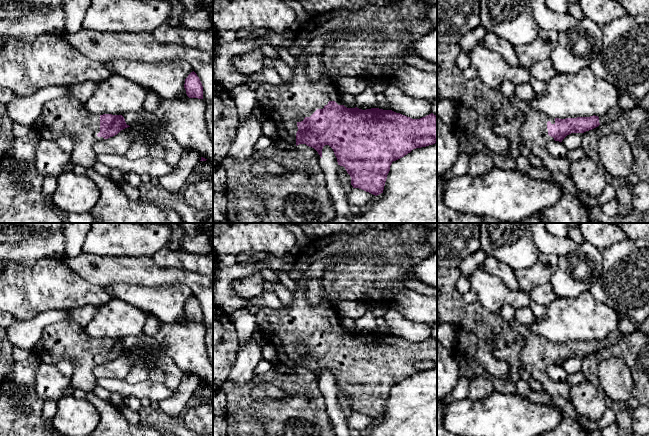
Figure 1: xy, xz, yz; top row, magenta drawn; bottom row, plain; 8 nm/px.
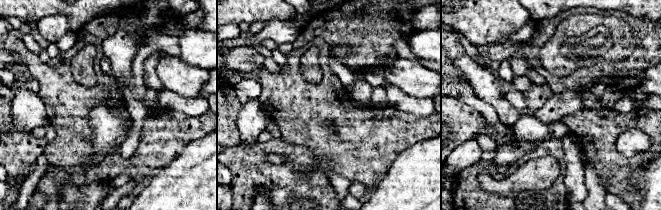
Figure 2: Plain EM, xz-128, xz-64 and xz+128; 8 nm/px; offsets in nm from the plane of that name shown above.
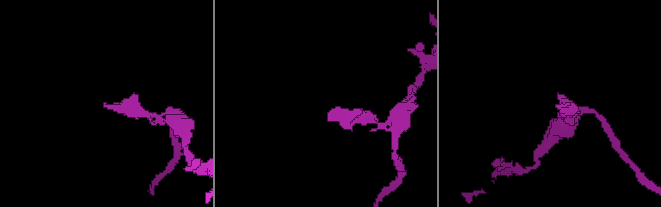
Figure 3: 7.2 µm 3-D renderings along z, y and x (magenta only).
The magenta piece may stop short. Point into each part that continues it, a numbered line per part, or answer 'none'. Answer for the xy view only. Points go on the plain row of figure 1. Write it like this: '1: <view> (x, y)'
1: xy (65, 340)

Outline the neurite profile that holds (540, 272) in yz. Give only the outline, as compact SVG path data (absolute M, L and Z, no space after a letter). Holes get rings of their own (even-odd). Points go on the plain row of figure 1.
M540 254L531 267L514 270L520 289L528 292L534 287L548 283L558 262L559 257L556 255Z

